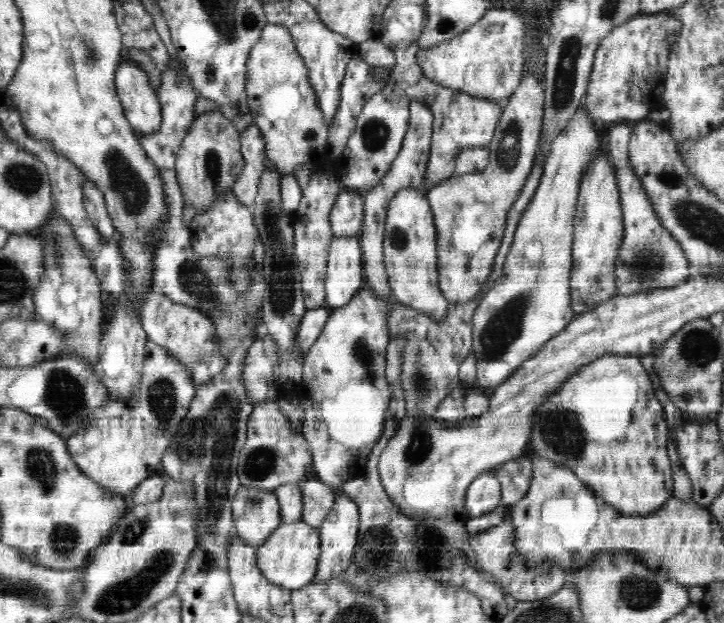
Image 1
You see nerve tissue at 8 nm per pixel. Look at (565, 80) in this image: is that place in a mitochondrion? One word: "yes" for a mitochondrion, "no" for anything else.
yes

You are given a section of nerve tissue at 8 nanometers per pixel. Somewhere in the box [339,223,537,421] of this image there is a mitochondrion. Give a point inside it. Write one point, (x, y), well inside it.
(503, 327)

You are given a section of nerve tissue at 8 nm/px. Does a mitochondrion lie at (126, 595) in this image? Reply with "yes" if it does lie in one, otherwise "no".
yes

